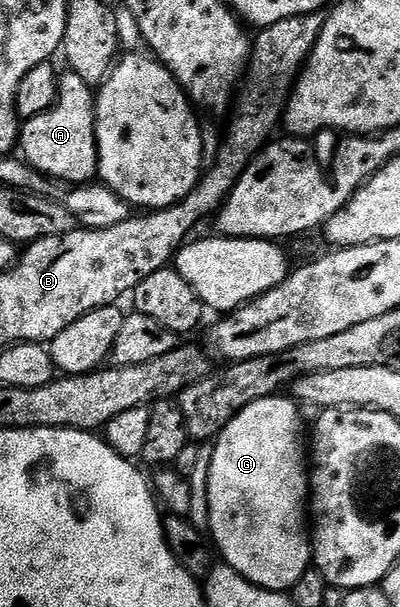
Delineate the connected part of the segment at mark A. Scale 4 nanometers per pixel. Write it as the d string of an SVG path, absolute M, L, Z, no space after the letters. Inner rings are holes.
M71 71L61 72L56 86L56 101L42 115L23 122L18 145L21 150L24 148L23 160L53 182L69 181L67 184L72 187L89 184L100 167L93 86L82 83L79 75Z

